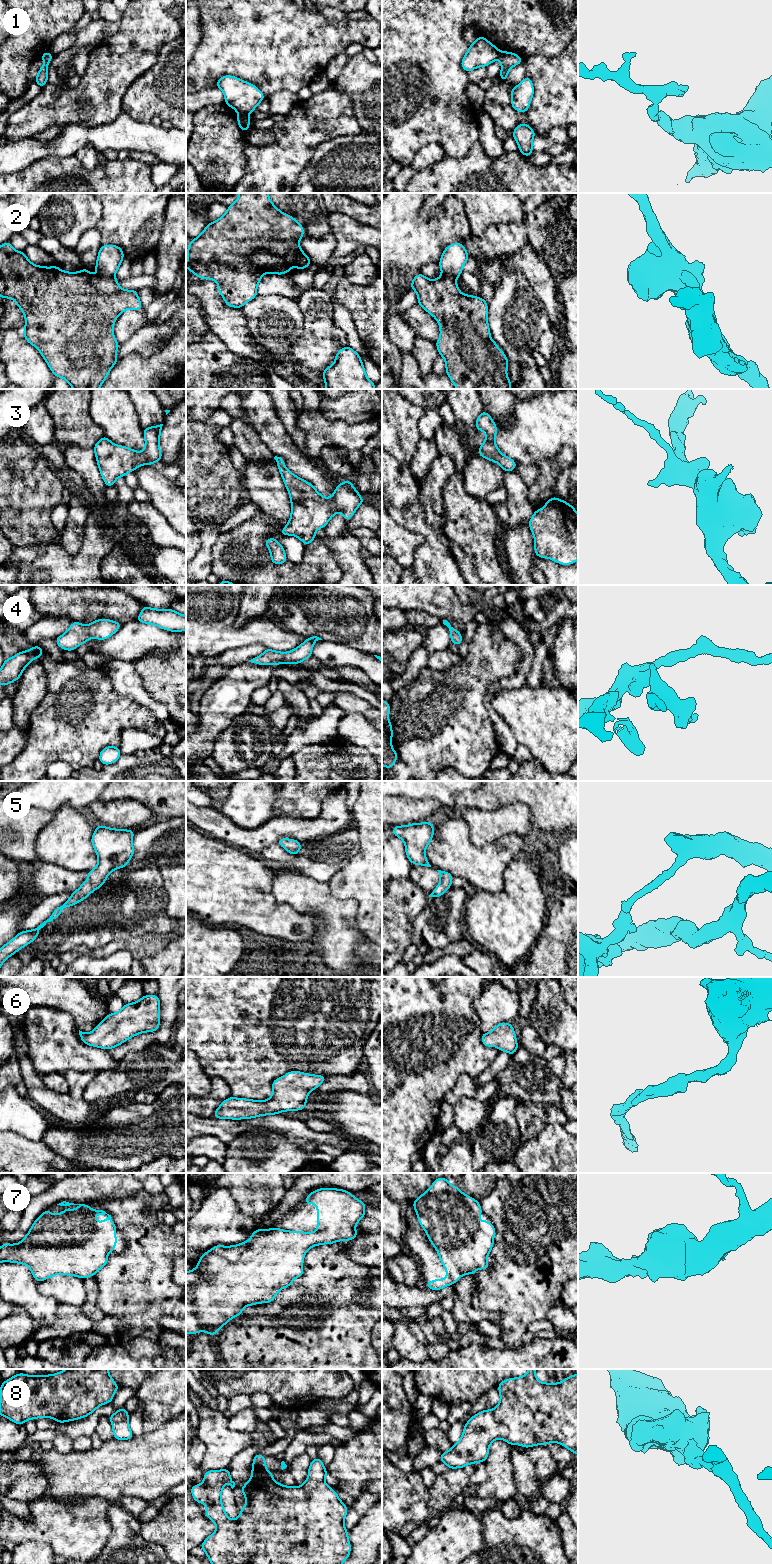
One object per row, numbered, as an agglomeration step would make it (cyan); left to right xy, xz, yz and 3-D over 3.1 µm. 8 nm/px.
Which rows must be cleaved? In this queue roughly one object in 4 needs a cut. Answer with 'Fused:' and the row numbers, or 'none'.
Fused: 1, 2

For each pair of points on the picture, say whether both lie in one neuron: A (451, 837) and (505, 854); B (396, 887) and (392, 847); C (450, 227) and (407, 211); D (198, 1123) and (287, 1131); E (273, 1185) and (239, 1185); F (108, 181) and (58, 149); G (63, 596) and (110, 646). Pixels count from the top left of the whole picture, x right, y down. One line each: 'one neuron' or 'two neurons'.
A: one neuron
B: two neurons
C: one neuron
D: one neuron
E: one neuron
F: two neurons
G: two neurons

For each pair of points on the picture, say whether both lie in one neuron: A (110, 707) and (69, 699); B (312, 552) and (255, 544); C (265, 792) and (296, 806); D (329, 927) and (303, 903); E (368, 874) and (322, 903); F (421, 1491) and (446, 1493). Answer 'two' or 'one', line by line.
A: one
B: one
C: two
D: one
E: two
F: two

